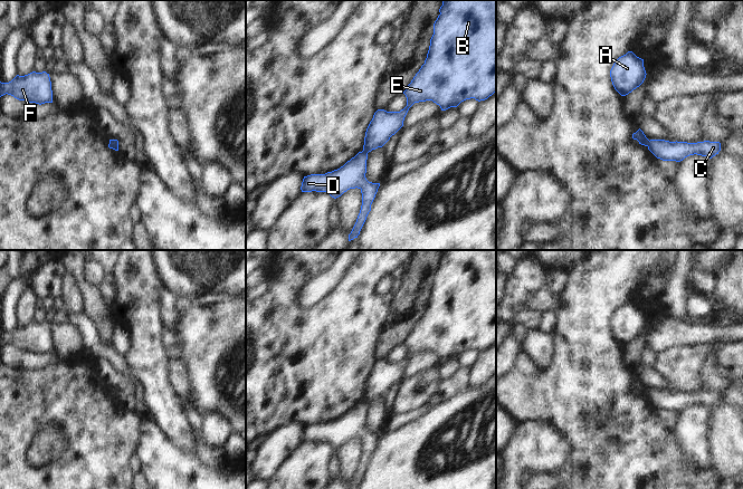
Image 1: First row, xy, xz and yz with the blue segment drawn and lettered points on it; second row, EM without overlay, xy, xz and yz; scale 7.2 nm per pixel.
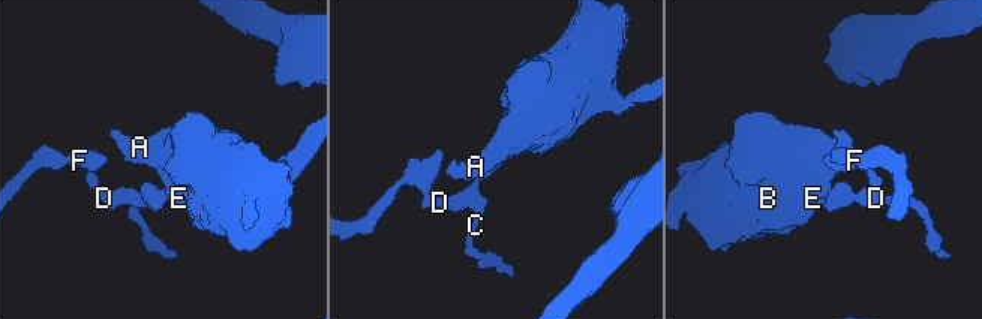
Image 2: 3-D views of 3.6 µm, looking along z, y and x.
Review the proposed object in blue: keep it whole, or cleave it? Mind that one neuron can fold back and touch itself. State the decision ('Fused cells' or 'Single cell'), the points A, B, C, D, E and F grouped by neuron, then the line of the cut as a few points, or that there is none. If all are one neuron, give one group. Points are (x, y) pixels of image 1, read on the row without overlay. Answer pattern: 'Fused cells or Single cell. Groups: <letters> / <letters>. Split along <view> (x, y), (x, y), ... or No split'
Fused cells. Groups: A B E / C D F. Split along yz (649, 391), (646, 395).

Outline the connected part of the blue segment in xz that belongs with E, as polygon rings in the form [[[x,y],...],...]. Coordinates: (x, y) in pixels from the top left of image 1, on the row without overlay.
[[[444,250],[439,262],[425,314],[403,342],[407,356],[400,362],[378,359],[374,363],[365,382],[363,402],[382,397],[403,376],[404,367],[415,353],[432,351],[446,361],[466,349],[480,352],[496,343],[496,250]]]

